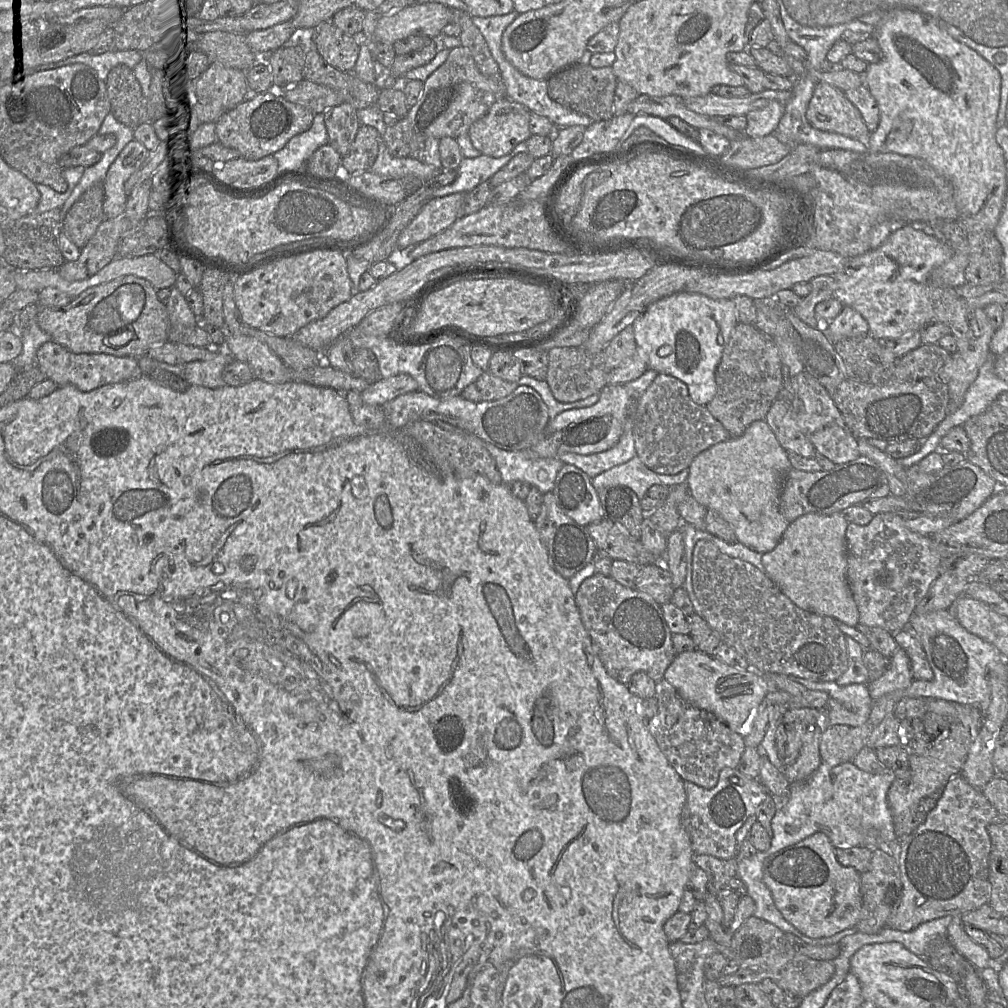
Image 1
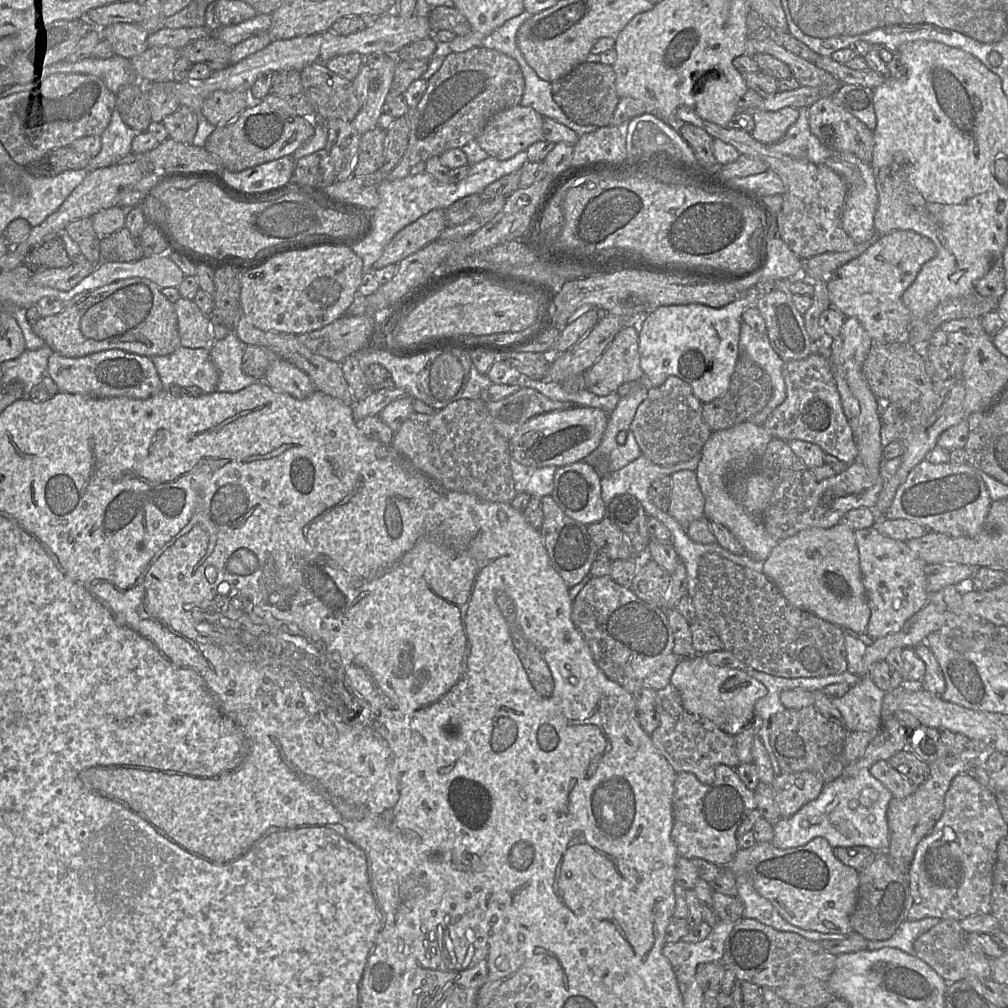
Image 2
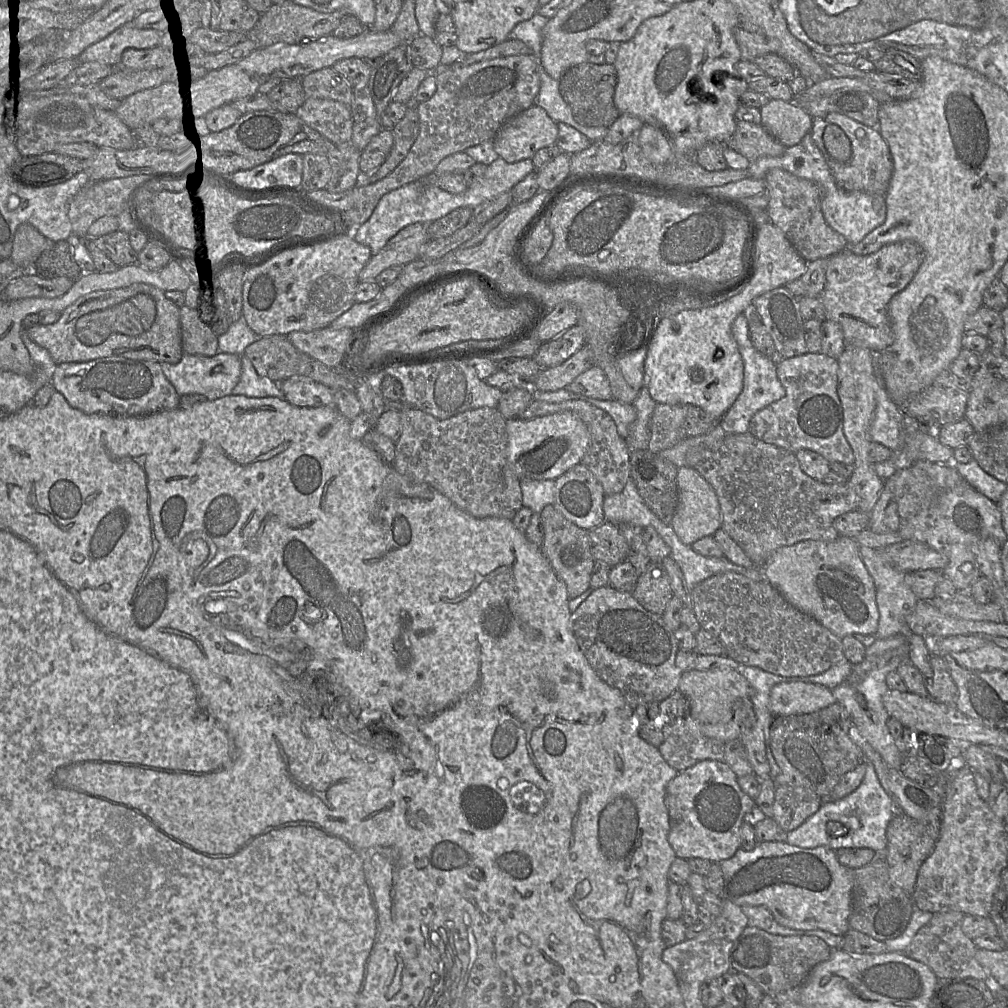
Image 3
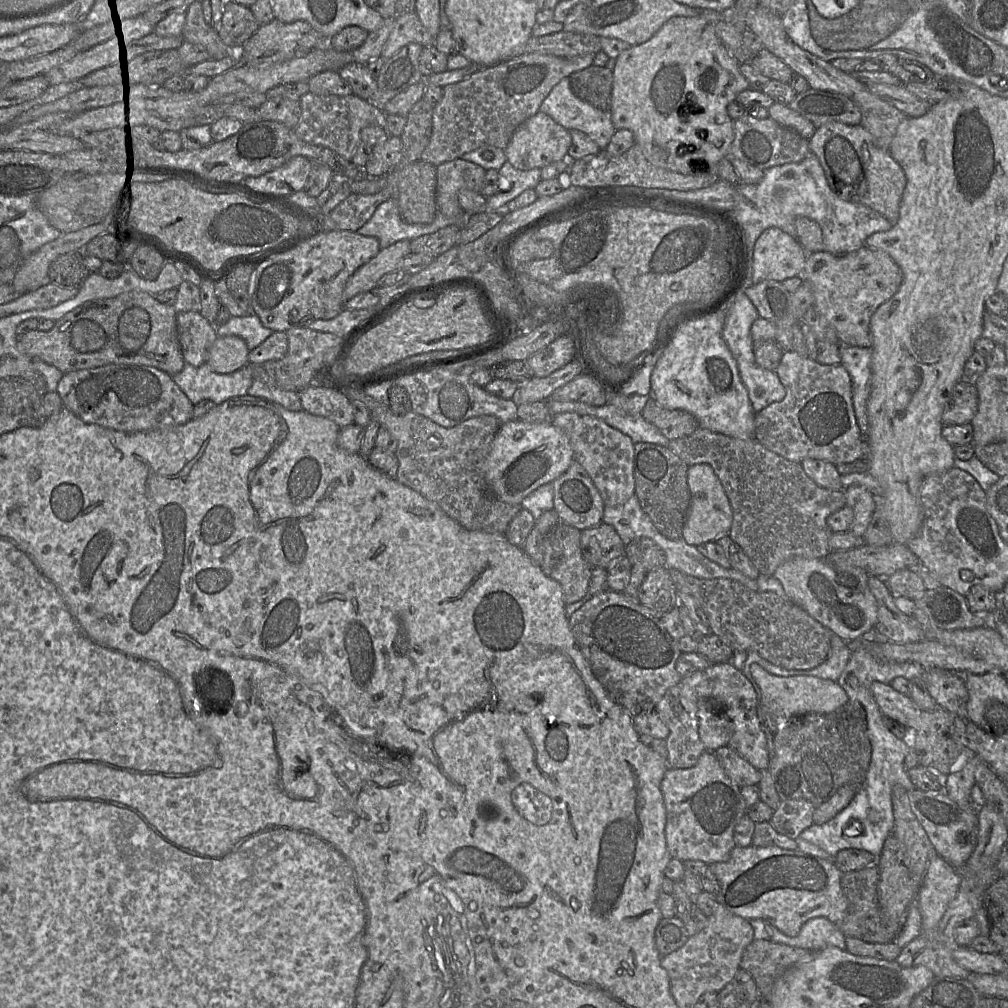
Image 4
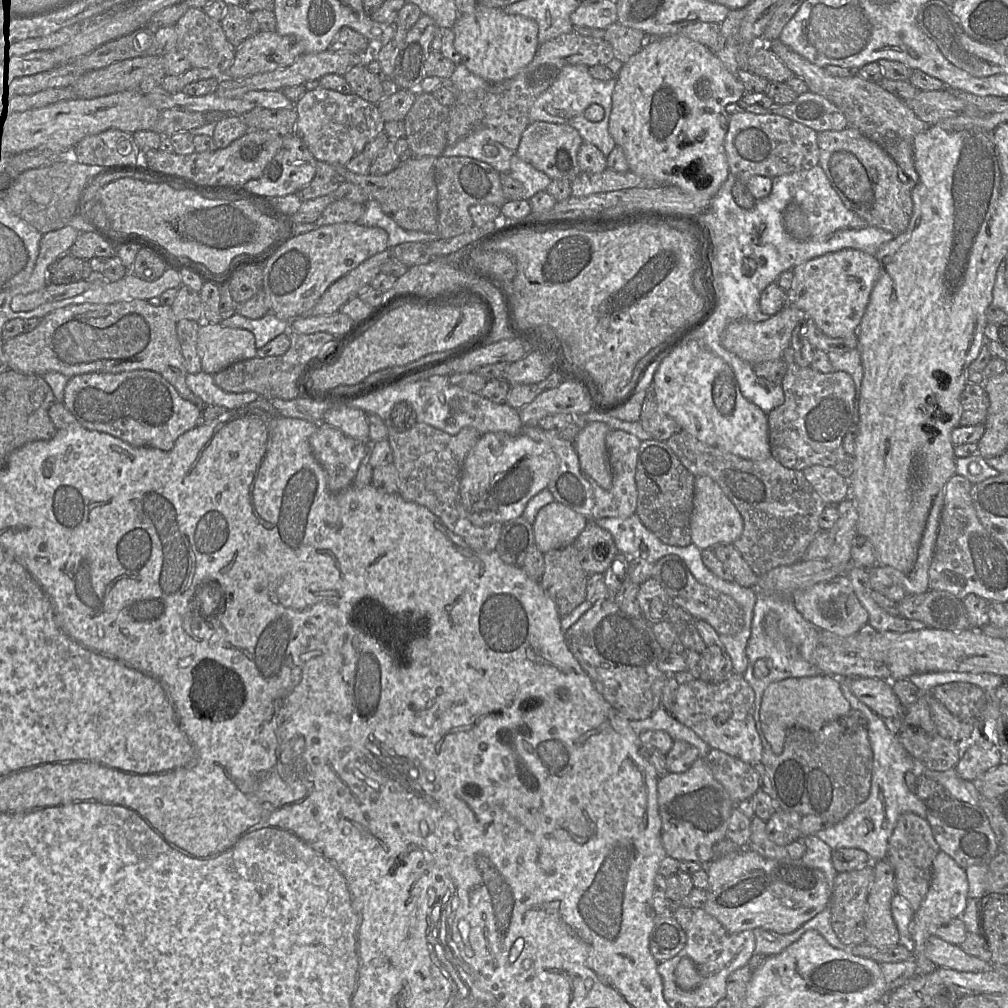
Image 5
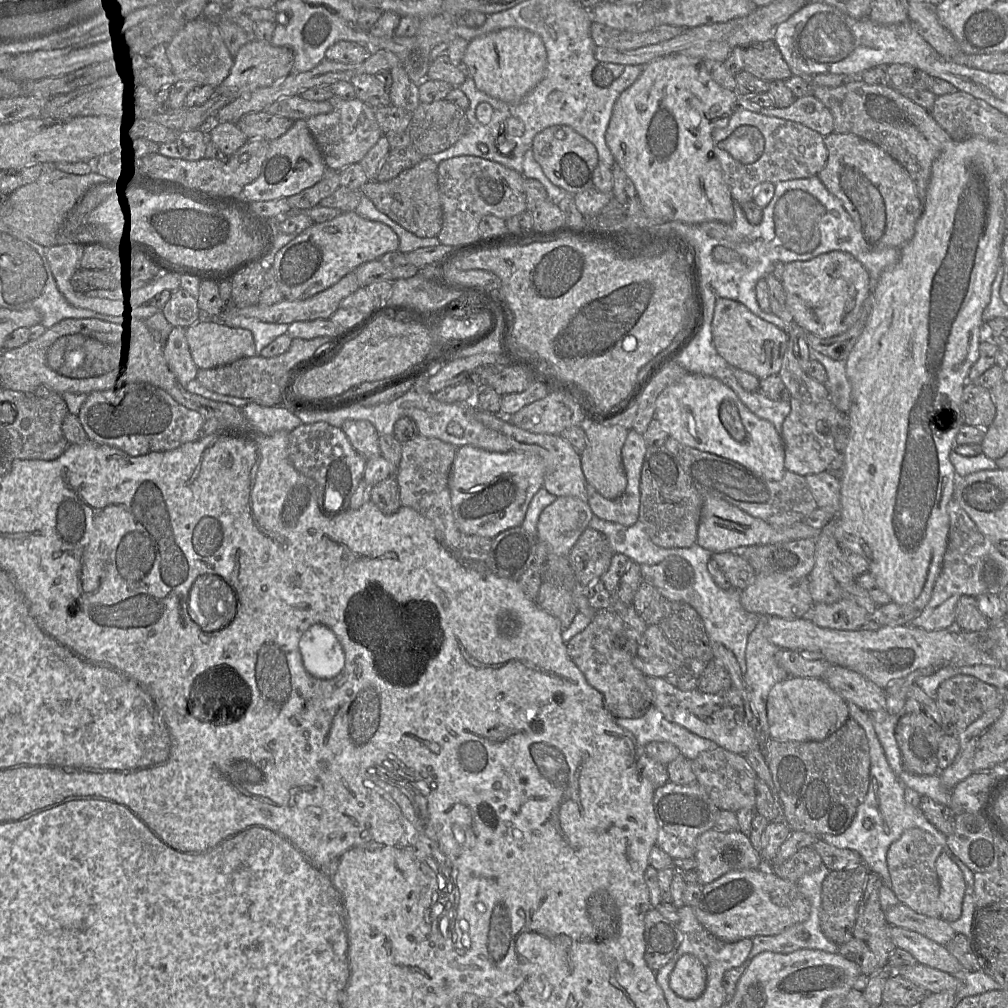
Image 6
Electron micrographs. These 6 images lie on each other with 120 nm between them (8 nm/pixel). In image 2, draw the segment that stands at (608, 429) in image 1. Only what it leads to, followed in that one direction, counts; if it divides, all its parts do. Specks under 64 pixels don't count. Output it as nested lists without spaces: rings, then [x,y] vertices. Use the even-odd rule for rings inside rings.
[[[574,406],[532,417],[509,440],[510,455],[518,463],[533,468],[555,466],[557,468],[583,460],[596,450],[604,436],[608,414],[604,411]]]

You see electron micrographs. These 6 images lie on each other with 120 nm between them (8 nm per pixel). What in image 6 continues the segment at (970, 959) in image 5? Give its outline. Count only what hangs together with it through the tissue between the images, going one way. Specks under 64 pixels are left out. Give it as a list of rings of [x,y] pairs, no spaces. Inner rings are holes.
[[[890,926],[889,934],[895,946],[911,953],[918,964],[954,975],[960,975],[965,972],[959,961],[944,945],[918,932],[901,927]]]

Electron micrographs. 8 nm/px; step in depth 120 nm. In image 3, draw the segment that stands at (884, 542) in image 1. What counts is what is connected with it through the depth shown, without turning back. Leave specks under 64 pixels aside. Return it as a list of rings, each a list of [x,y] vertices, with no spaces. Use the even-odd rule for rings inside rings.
[[[859,546],[861,559],[873,579],[876,604],[879,611],[877,639],[886,639],[895,634],[903,634],[906,630],[906,619],[918,602],[918,598],[905,582],[906,573],[895,568],[883,554],[881,549]]]

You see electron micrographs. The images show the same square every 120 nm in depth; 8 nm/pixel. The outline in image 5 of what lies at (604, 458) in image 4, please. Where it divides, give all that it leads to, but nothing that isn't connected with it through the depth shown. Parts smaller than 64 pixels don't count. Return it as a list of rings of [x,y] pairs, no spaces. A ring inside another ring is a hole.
[[[611,429],[606,435],[605,444],[612,472],[611,488],[608,490],[601,488],[592,477],[582,471],[583,477],[589,482],[594,493],[593,521],[606,517],[628,518],[635,514],[637,509],[635,473],[641,440],[622,430]]]

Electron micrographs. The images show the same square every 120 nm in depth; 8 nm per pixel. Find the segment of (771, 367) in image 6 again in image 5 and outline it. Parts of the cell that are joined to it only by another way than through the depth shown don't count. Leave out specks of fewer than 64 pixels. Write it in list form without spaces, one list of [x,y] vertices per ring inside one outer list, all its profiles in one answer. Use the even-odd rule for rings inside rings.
[[[788,303],[781,311],[766,321],[752,322],[747,319],[738,319],[729,323],[722,333],[721,343],[729,352],[751,365],[781,359],[784,350],[790,345],[793,330],[805,318],[802,310],[793,303]]]

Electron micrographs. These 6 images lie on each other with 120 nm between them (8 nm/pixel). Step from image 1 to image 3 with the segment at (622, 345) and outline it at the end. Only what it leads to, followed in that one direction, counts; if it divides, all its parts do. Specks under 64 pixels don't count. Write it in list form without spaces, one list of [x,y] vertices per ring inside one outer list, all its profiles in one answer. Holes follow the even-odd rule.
[[[596,365],[577,376],[566,389],[602,401],[613,399],[608,378]]]

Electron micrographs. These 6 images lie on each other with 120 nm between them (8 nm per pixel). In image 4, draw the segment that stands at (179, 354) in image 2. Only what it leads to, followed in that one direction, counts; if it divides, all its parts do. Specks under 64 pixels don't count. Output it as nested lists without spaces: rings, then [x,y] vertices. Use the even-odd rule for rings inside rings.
[[[185,363],[172,379],[194,405],[203,399],[218,405],[230,398],[246,395],[254,380],[247,365],[234,372],[220,374],[214,372],[208,363],[200,366]]]

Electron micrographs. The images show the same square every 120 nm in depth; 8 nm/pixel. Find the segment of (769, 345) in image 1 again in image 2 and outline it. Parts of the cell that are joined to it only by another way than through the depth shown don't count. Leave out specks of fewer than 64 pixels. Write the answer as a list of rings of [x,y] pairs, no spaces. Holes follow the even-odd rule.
[[[740,352],[725,395],[711,402],[702,403],[703,419],[712,432],[728,429],[748,421],[759,413],[767,405],[772,392],[772,383],[767,373],[746,354]]]

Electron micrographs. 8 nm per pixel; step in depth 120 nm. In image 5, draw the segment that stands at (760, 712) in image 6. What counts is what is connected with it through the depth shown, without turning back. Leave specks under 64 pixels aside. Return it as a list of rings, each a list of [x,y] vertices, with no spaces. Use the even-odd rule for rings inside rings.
[[[757,592],[752,631],[746,647],[748,665],[743,675],[755,693],[753,715],[757,730],[762,729],[760,708],[763,693],[769,684],[787,678],[811,677],[823,674],[816,665],[811,663],[811,655],[819,645],[819,633],[821,630],[807,621],[795,608],[791,600]],[[760,659],[765,660],[767,667],[770,669],[769,674],[762,679],[754,676],[754,665]]]

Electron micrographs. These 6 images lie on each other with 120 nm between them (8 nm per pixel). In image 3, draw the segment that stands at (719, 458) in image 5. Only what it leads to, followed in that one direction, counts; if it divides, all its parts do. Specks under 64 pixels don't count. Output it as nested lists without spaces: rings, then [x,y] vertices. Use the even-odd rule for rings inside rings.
[[[750,432],[746,433],[727,433],[720,441],[718,446],[714,447],[694,447],[686,454],[687,466],[695,469],[714,489],[717,494],[721,516],[722,527],[729,537],[737,543],[743,552],[750,558],[750,560],[758,566],[764,566],[771,554],[780,547],[792,546],[798,542],[805,540],[820,540],[831,542],[839,537],[838,532],[833,527],[833,521],[842,514],[850,511],[858,510],[858,497],[850,486],[849,481],[843,484],[826,484],[818,482],[815,479],[805,474],[794,453],[789,452],[776,445],[766,443]]]

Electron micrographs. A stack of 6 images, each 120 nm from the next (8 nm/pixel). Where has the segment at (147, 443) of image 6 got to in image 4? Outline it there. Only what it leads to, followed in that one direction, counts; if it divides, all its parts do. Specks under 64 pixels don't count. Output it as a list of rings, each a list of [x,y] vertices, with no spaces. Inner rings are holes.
[[[107,364],[95,368],[65,373],[57,386],[57,393],[66,408],[86,423],[128,433],[146,432],[185,424],[192,419],[194,404],[188,399],[172,376],[146,365]]]

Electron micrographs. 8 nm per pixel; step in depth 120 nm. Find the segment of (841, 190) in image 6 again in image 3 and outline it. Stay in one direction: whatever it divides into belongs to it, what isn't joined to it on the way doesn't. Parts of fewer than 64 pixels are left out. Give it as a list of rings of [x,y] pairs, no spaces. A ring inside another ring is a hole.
[[[831,112],[813,118],[811,136],[837,184],[845,191],[863,191],[885,196],[893,172],[889,147],[877,128],[871,128],[843,114]]]

